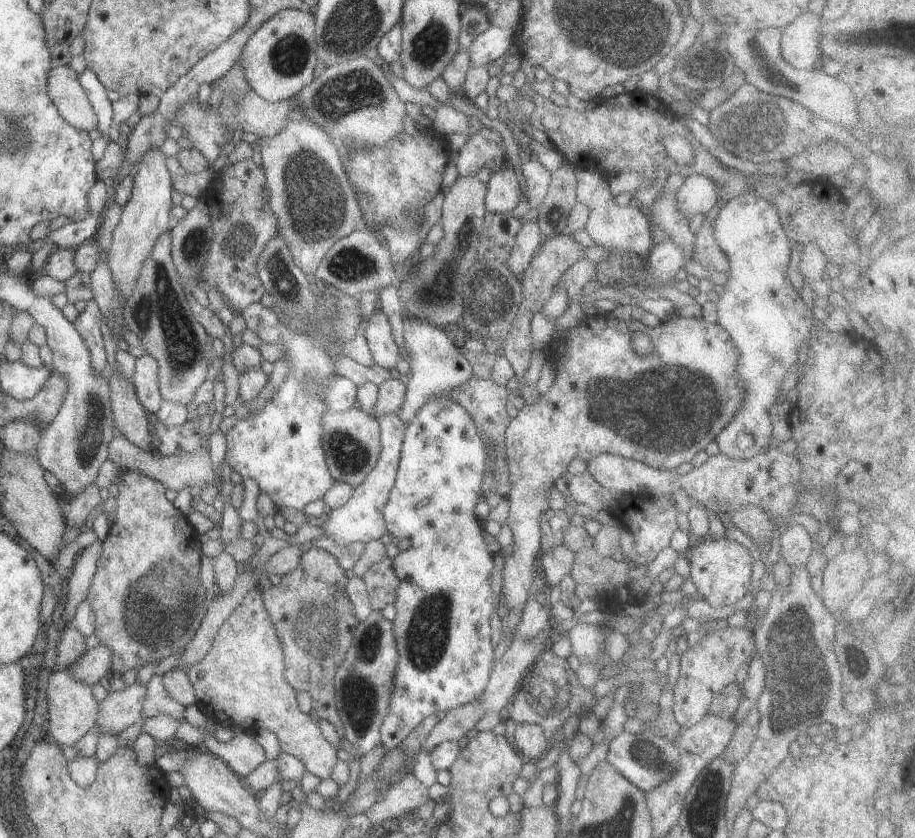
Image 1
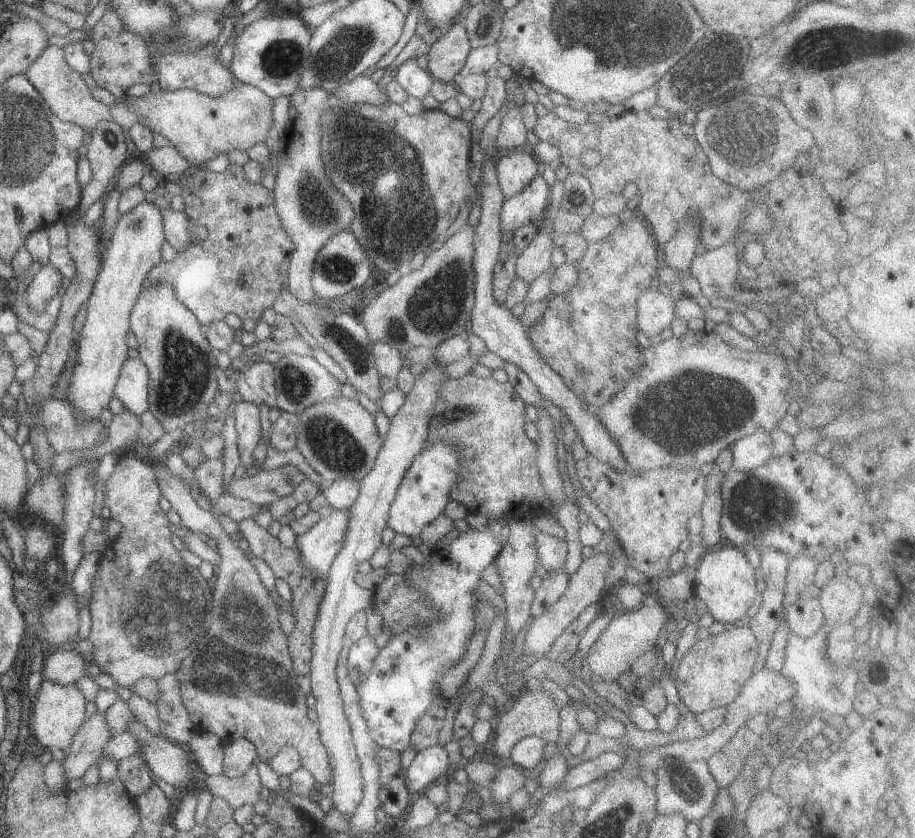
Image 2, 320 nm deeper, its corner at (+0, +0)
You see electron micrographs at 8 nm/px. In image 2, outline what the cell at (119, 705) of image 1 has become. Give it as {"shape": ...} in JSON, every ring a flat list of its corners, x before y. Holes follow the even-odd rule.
{"shape":[[96,712,85,717,72,736,71,744,64,750,63,760,60,760,63,778,68,782,73,778,81,778,85,770,101,758,101,751,110,738,104,714]]}

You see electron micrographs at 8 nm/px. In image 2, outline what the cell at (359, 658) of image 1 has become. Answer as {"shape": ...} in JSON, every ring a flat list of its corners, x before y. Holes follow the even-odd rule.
{"shape":[[365,634,351,645,346,656,346,669,351,682,358,685,361,678,369,669,373,658,378,653,378,648,373,638]]}

